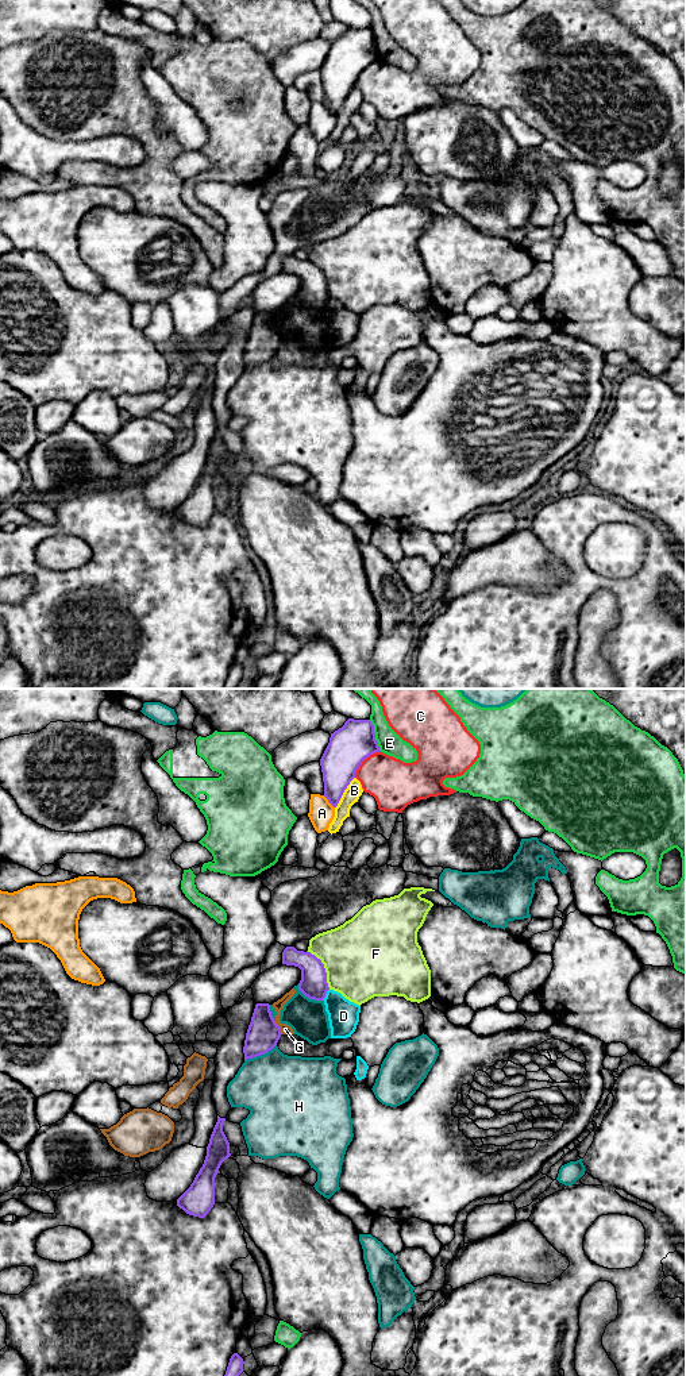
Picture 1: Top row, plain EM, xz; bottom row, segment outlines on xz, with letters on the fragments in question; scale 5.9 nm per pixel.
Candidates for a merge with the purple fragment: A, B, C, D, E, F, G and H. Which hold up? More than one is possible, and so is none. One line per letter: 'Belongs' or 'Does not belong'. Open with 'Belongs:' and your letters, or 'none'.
Belongs: none
A: Does not belong
B: Does not belong
C: Does not belong
D: Does not belong
E: Does not belong
F: Does not belong
G: Does not belong
H: Does not belong

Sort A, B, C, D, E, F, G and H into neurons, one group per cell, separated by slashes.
A / B / C / D / E / F / G / H

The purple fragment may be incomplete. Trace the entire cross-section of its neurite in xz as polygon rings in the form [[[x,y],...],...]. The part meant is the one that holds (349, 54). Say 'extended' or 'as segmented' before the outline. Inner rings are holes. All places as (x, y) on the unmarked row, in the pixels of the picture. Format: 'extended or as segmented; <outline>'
as segmented; [[[348,27],[342,36],[331,42],[320,74],[324,105],[334,116],[355,86],[362,70],[375,61],[379,61],[379,55],[370,28]]]

